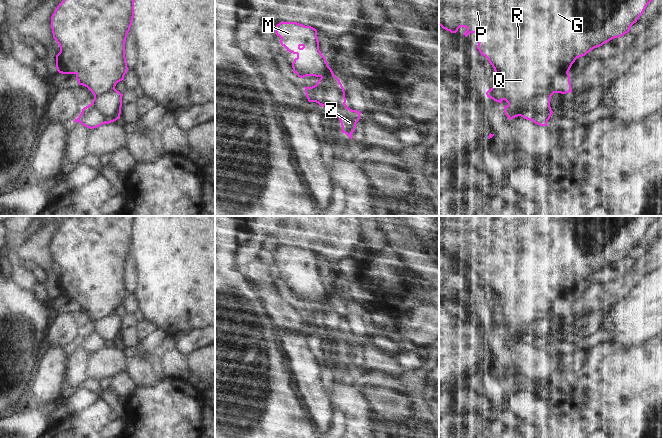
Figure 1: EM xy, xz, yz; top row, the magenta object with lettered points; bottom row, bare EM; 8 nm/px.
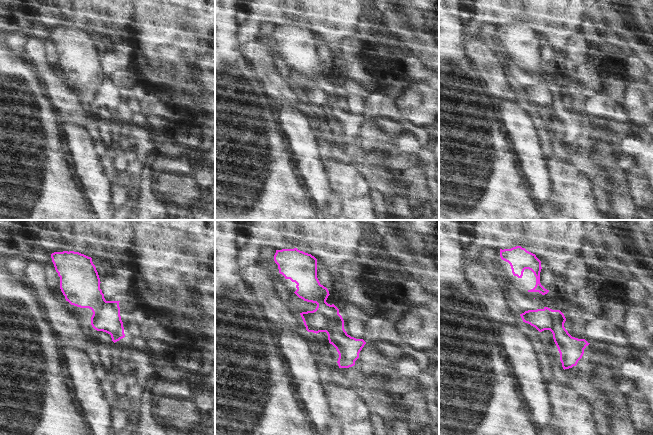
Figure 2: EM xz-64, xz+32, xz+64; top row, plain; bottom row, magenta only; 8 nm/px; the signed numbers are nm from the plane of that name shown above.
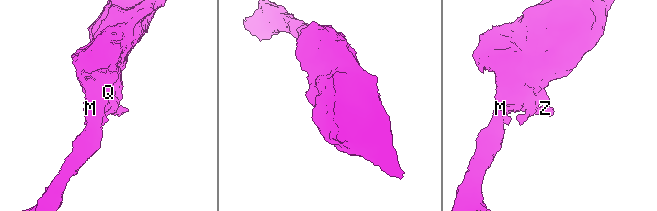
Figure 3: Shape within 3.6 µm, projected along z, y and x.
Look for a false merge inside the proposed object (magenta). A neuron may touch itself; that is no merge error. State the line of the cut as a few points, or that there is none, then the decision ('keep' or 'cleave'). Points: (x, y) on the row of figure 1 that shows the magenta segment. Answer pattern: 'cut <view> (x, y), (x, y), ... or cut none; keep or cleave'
cut xz (331, 75), (332, 82), (324, 88), (324, 104); cleave

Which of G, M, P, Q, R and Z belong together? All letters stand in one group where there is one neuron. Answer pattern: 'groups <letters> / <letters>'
groups G M P Q R / Z

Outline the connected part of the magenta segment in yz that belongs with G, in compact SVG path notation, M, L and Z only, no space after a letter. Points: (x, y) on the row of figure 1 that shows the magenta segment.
M439 0L439 25L451 33L456 33L460 27L467 30L464 35L478 33L480 41L477 49L485 56L495 71L493 87L486 92L487 97L502 104L505 100L508 105L504 106L505 115L509 120L521 116L525 109L535 112L546 113L551 111L550 99L554 93L566 94L572 92L569 70L575 60L585 56L594 48L600 47L614 38L623 36L630 31L631 26L637 22L647 5L653 0Z

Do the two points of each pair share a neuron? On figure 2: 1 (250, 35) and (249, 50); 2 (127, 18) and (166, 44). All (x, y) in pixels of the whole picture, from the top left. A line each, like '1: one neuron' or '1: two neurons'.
1: two neurons
2: two neurons

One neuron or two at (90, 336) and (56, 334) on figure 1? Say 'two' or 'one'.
two

